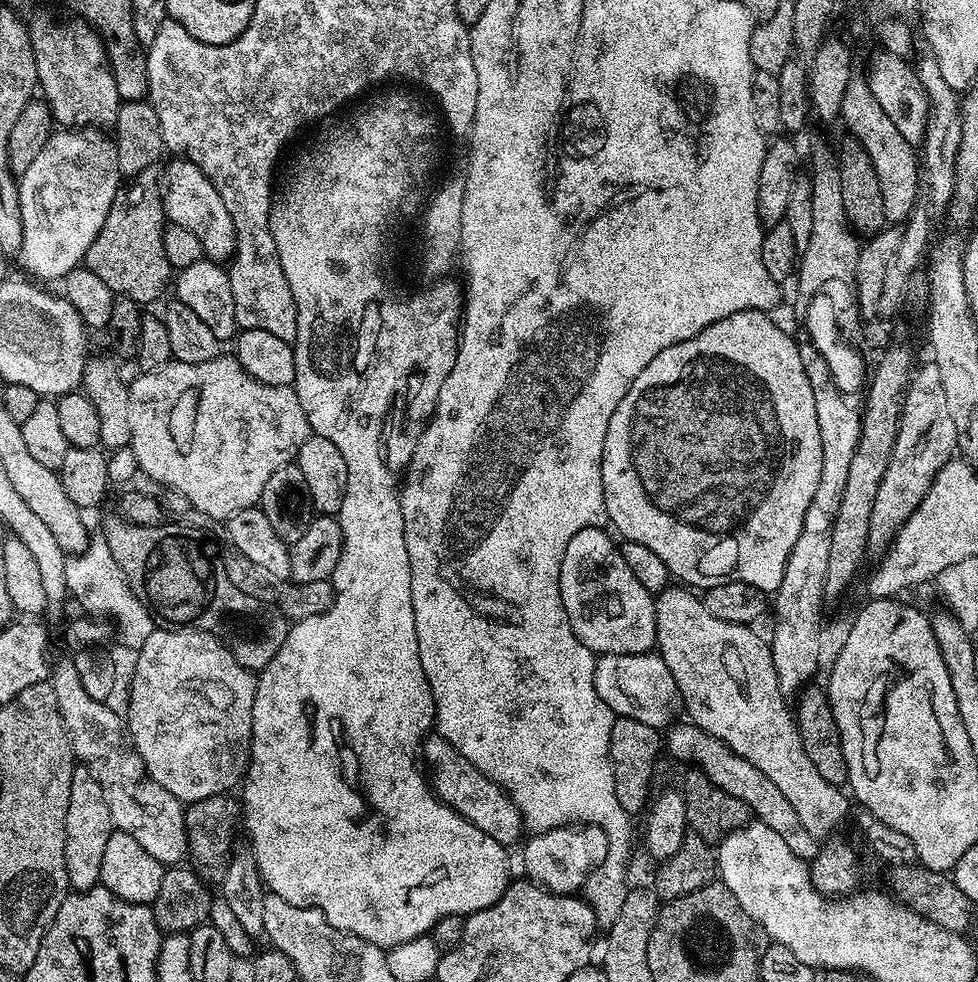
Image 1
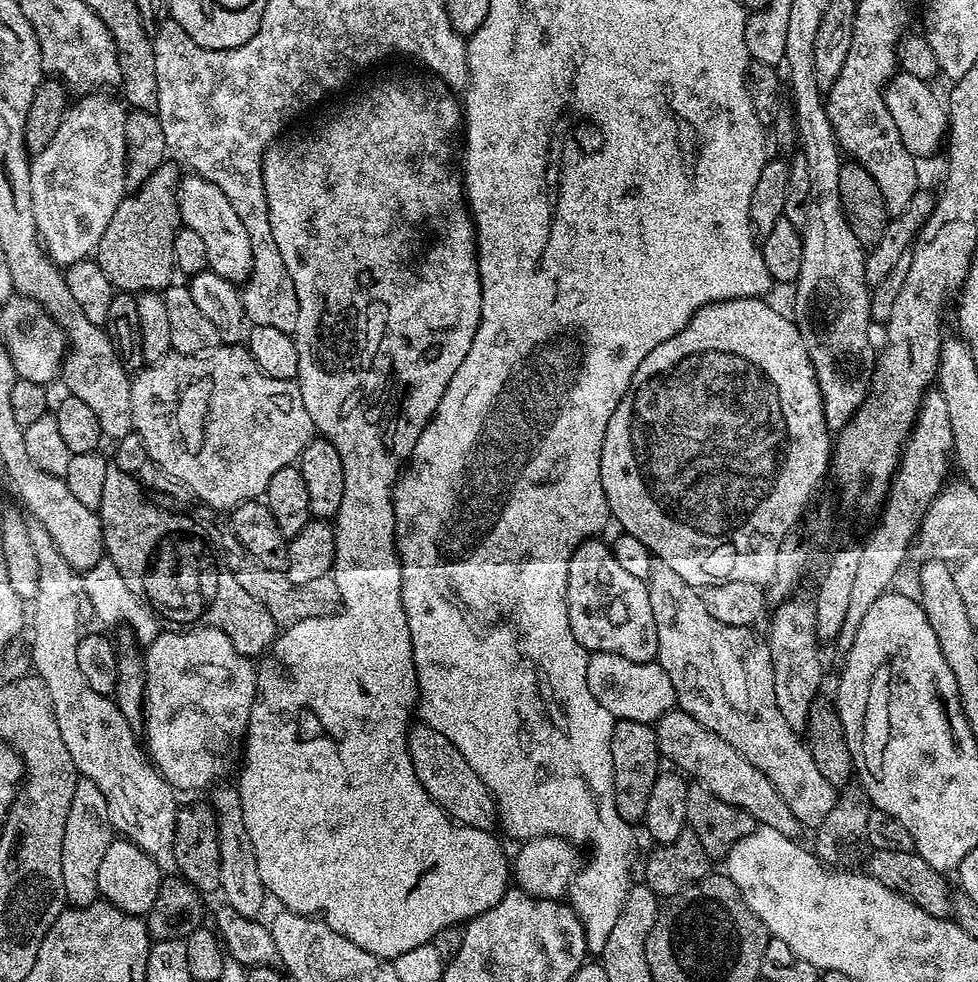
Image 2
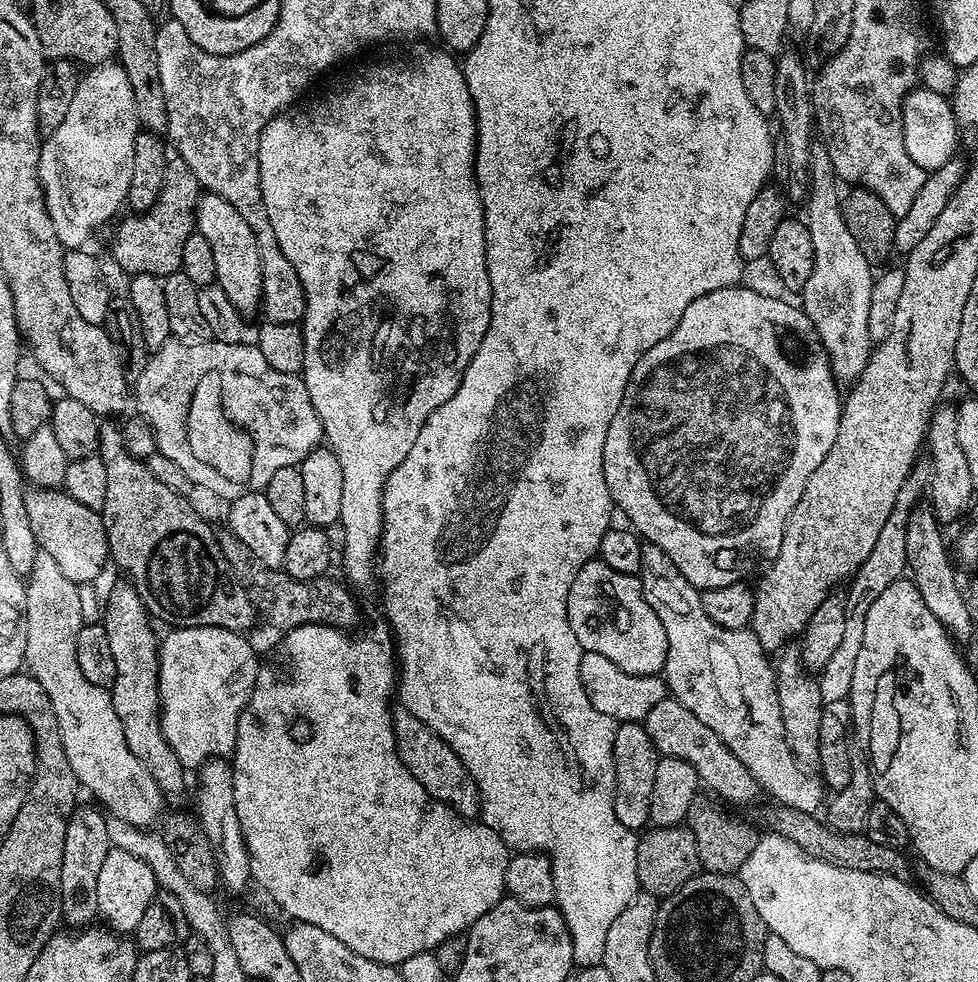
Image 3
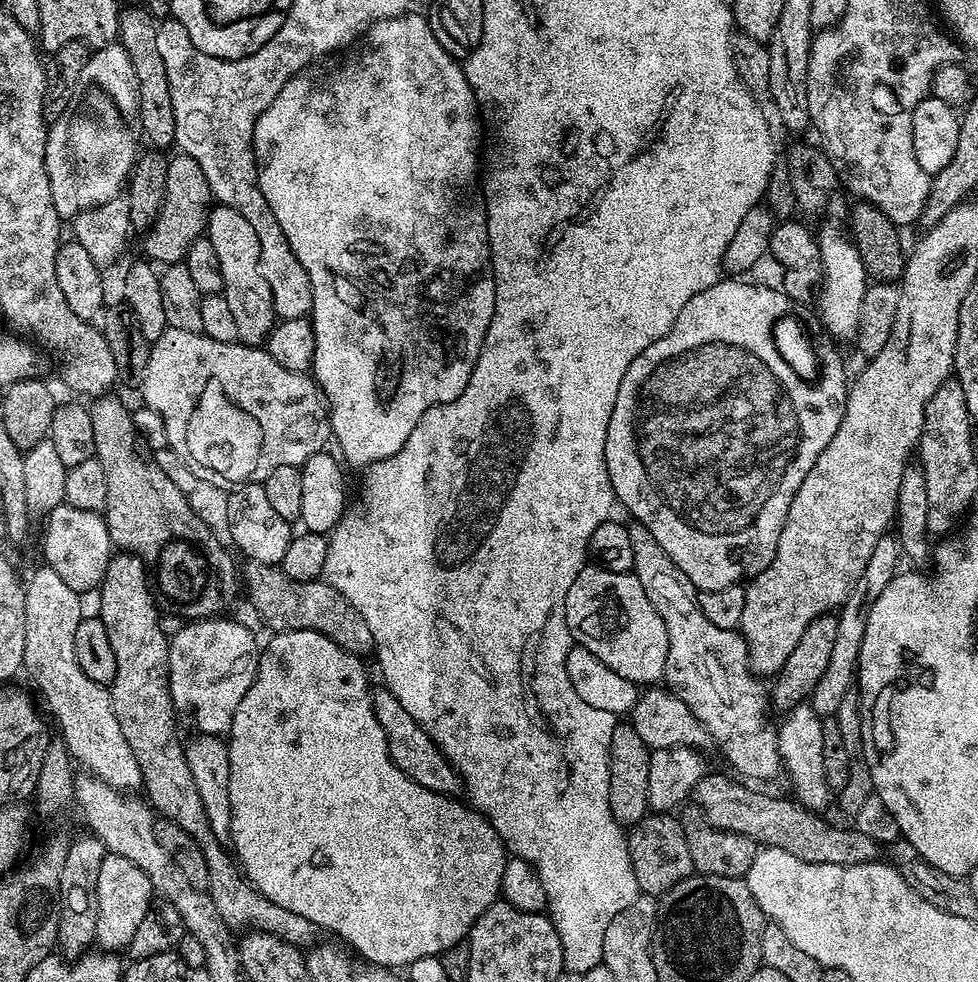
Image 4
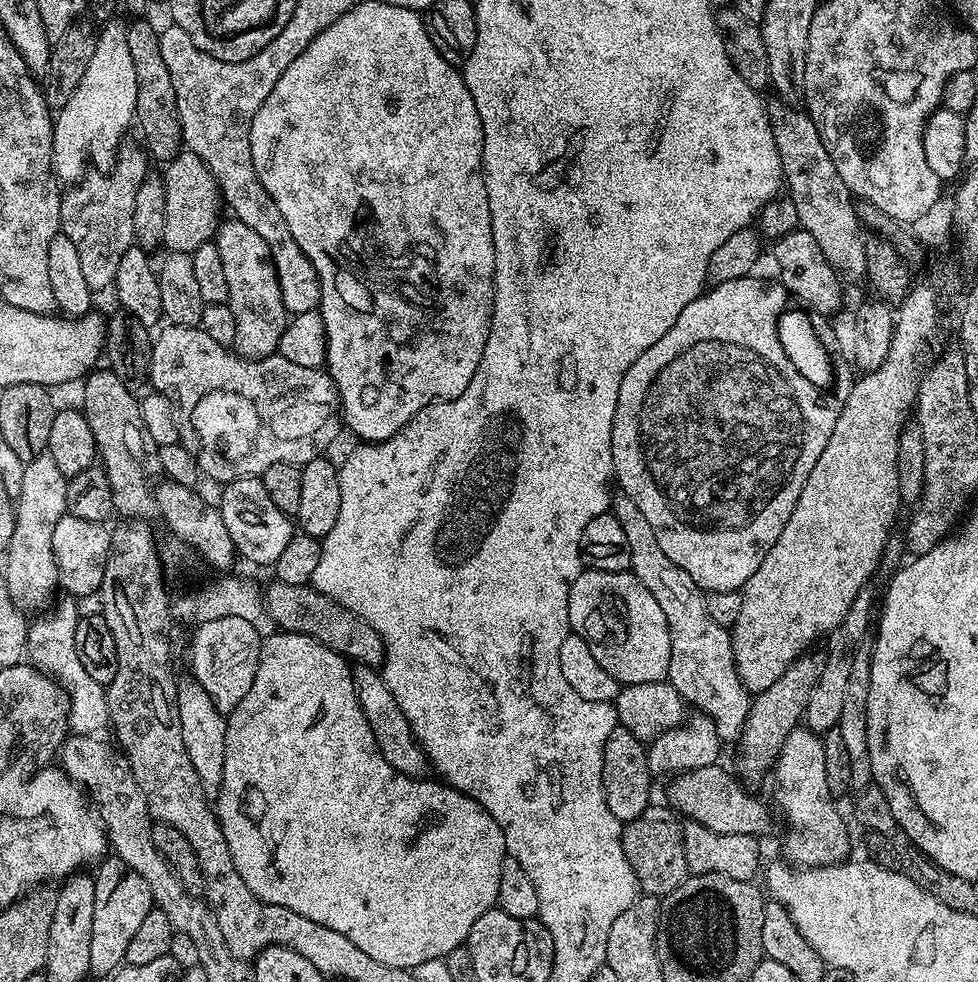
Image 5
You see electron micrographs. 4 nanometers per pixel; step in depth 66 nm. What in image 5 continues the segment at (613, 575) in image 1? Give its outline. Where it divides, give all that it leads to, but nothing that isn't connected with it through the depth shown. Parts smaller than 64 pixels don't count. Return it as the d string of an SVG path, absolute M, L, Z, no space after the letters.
M581 570L570 586L568 627L590 646L590 654L621 685L667 681L670 630L664 627L662 606L631 571Z

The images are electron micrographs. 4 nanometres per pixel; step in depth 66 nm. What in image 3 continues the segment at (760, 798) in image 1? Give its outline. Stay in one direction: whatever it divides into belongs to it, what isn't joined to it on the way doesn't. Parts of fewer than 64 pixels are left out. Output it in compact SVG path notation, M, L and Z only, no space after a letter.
M665 698L662 702L658 702L658 706L654 706L654 710L650 710L650 714L646 714L642 723L660 756L685 760L690 766L694 766L701 785L705 789L709 788L707 789L709 793L717 792L712 794L721 801L748 804L756 795L761 795L762 789L756 783L754 774L750 774L750 770L746 770L746 766L742 766L742 762L734 758L734 754L722 742L722 738L718 738L718 734L714 734L714 730L710 730L706 722L694 718L694 714L690 714L690 710L682 706L682 702Z

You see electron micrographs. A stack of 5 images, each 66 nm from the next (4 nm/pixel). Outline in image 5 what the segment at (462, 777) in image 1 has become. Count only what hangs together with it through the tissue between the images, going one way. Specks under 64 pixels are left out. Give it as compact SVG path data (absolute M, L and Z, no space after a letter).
M356 664L352 668L352 680L356 683L362 714L366 714L366 722L370 722L370 730L374 734L374 742L378 742L382 758L386 758L394 771L401 772L403 776L423 777L427 773L424 771L430 768L428 755L416 740L410 722L406 722L406 714L402 714L398 702L394 702L394 694L390 694L390 686L386 686L383 675L370 666Z

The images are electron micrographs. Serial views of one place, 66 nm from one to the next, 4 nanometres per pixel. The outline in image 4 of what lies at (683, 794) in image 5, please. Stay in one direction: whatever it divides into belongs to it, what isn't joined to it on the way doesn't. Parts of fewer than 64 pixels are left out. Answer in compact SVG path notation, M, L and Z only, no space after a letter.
M705 774L694 793L695 803L699 804L714 826L727 832L742 834L755 840L760 846L781 848L794 854L794 858L802 858L802 862L811 864L854 866L875 864L881 859L882 846L874 842L874 838L862 834L855 826L835 828L830 821L820 817L823 815L819 811L805 808L795 798L787 800L784 796L767 796L756 789L759 787L749 786L731 775L728 776Z

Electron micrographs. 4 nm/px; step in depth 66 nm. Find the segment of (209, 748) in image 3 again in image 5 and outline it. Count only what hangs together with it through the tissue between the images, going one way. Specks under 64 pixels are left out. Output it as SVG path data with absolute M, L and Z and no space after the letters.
M214 618L196 624L192 630L192 645L188 648L188 656L192 659L191 679L197 680L202 690L206 690L219 712L233 712L254 682L262 638L243 618Z

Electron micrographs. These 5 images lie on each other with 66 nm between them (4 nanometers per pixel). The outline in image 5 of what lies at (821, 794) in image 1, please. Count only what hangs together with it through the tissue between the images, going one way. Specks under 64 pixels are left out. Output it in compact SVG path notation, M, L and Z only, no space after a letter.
M617 495L610 505L610 511L613 516L618 518L622 531L626 534L626 543L630 546L630 562L632 563L630 571L632 575L640 579L642 586L646 586L646 590L650 590L650 594L654 594L658 606L662 606L662 614L666 614L664 627L670 630L670 666L668 667L667 683L672 684L674 690L678 690L678 694L684 700L685 705L692 707L693 704L696 707L693 709L697 713L710 718L710 722L717 734L720 735L721 741L739 741L748 717L750 693L744 687L742 678L738 678L731 631L718 626L718 622L714 622L714 618L710 618L710 614L706 614L704 589L696 585L694 578L690 578L690 574L686 574L686 570L682 570L682 566L678 566L678 562L670 562L670 557L662 550L650 522L646 522L642 510L638 510L638 506L634 506L634 502L630 502L628 496Z

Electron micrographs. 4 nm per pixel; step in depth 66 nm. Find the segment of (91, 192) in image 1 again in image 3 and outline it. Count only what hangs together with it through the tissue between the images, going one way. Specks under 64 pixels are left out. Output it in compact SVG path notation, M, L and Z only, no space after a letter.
M109 62L93 65L85 72L88 73L85 76L83 73L76 81L74 99L70 102L70 110L66 110L66 119L62 122L62 126L58 126L58 130L47 133L46 139L40 146L40 185L44 191L46 210L50 214L50 222L54 222L54 234L58 234L61 244L68 250L84 248L87 245L87 240L95 234L96 228L102 227L119 210L120 206L122 208L127 201L131 175L134 174L134 142L140 133L140 127L137 122L137 107L134 106L133 100L133 87L130 86L124 67L118 62Z

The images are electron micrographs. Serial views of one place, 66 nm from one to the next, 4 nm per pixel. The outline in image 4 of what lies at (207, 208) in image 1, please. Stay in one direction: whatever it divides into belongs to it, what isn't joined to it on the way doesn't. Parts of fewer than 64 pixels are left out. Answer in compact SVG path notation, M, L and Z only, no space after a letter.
M217 203L209 211L206 235L209 242L214 246L214 251L218 254L218 266L222 266L222 282L224 283L222 294L226 298L226 303L230 306L234 323L238 326L239 343L253 346L263 345L277 323L278 317L274 310L274 302L270 298L270 286L266 286L266 278L260 269L258 234L254 234L250 222L246 222L246 218L242 218L242 214L238 214L238 210Z

